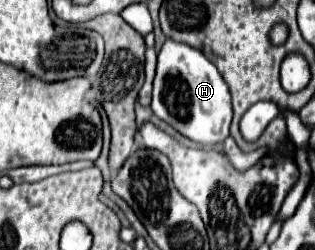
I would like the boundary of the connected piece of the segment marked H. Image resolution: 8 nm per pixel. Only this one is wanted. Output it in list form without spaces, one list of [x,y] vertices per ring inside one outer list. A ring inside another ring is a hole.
[[[166,39],[158,53],[152,111],[158,119],[172,125],[184,137],[204,147],[212,147],[224,143],[228,137],[232,121],[232,97],[218,69],[198,49]]]

